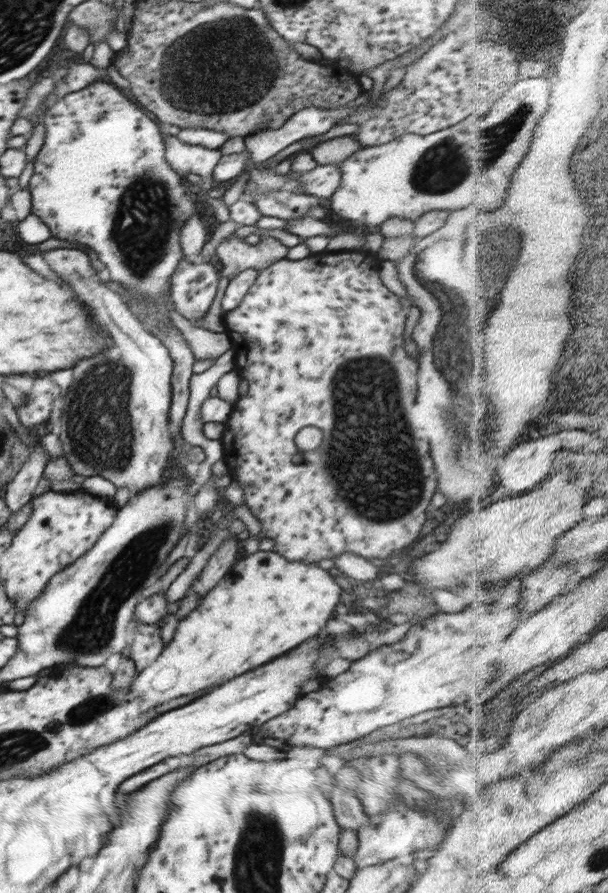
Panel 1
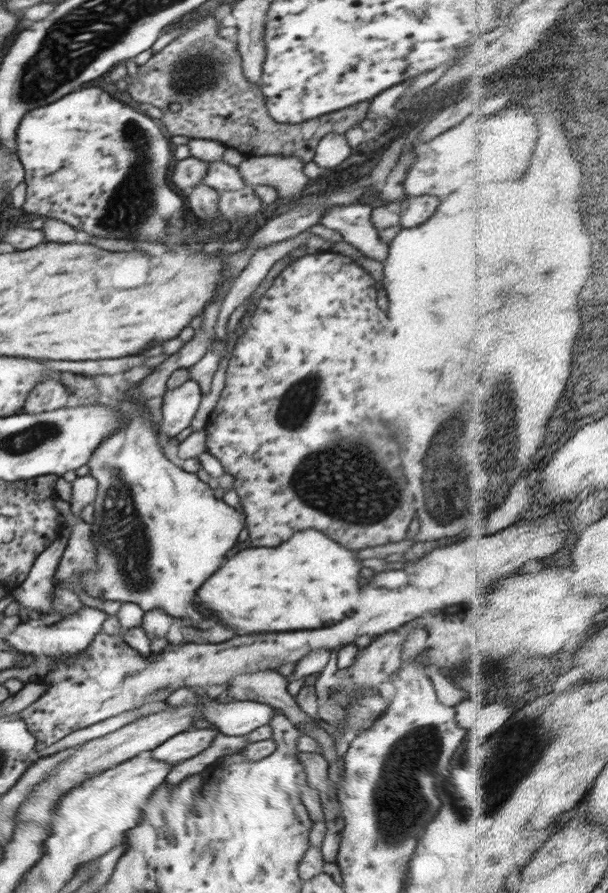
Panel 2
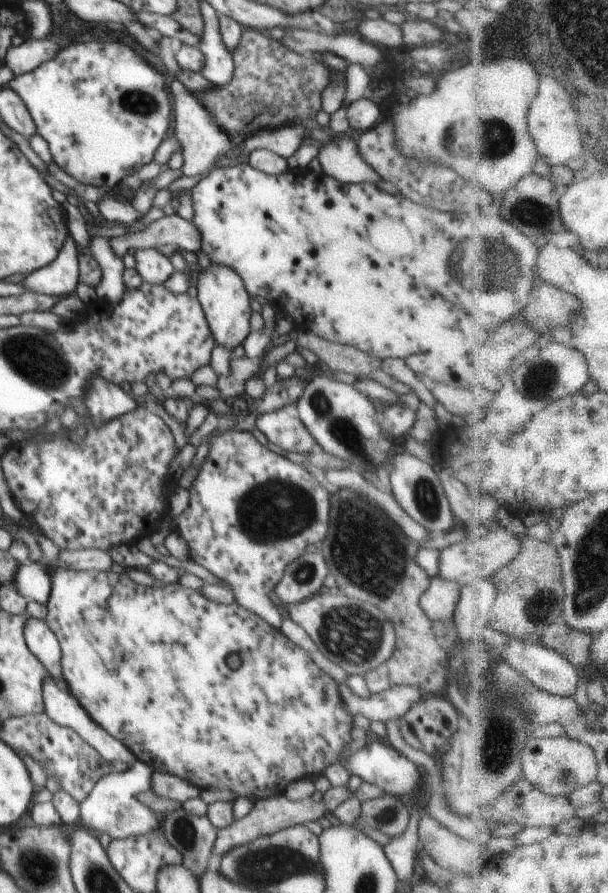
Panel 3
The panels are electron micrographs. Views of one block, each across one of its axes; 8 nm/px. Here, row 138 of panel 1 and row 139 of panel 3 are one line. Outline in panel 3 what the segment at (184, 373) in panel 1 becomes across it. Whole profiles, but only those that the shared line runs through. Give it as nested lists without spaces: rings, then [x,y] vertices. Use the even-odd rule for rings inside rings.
[[[87,42],[76,44],[64,44],[55,54],[54,58],[43,62],[38,68],[30,72],[14,77],[9,84],[12,90],[24,101],[28,112],[32,115],[36,123],[37,133],[47,140],[53,161],[62,167],[67,174],[82,182],[92,186],[118,185],[127,176],[138,172],[144,164],[154,160],[154,155],[160,143],[166,138],[166,132],[170,130],[170,114],[173,113],[173,106],[170,104],[172,96],[164,89],[164,78],[156,69],[142,58],[136,50],[120,44],[120,42]]]

